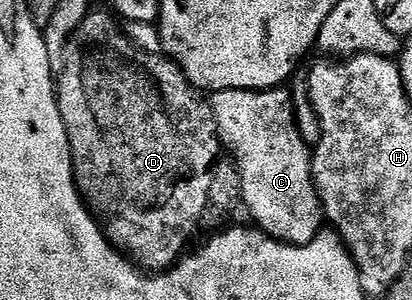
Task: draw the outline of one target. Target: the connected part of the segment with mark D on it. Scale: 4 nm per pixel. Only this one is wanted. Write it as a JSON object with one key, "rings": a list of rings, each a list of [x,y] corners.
{"rings":[[[109,16],[103,17],[98,22],[97,28],[82,26],[71,37],[63,61],[65,69],[62,72],[60,69],[59,79],[55,84],[57,105],[69,135],[69,149],[73,155],[73,177],[77,180],[77,191],[81,193],[81,199],[85,201],[89,211],[93,213],[97,223],[100,224],[105,239],[118,252],[128,257],[136,267],[149,274],[160,274],[172,268],[181,259],[186,251],[185,243],[188,242],[189,235],[196,230],[201,216],[203,220],[206,215],[209,207],[209,195],[211,194],[211,178],[213,177],[214,167],[222,155],[223,145],[221,136],[217,132],[215,114],[210,101],[203,98],[202,93],[186,81],[185,73],[177,67],[172,59],[156,52],[144,52],[143,49],[136,48],[133,41],[122,29],[120,32],[119,29],[113,28],[114,17]]]}

